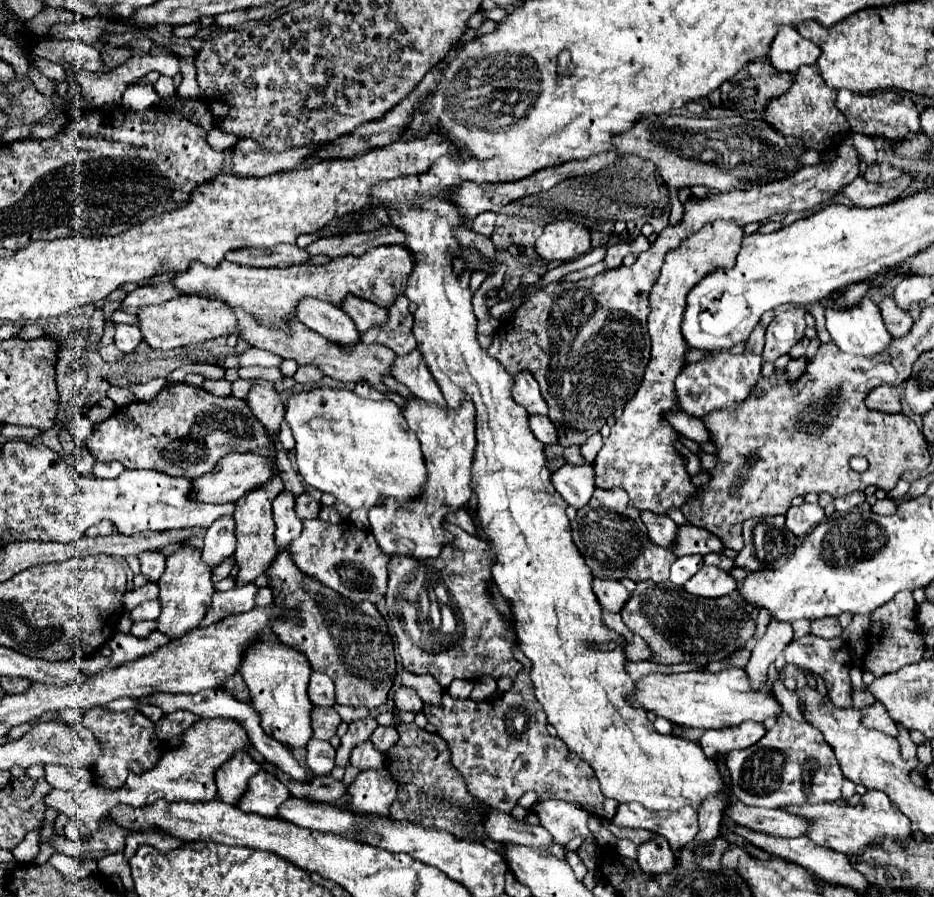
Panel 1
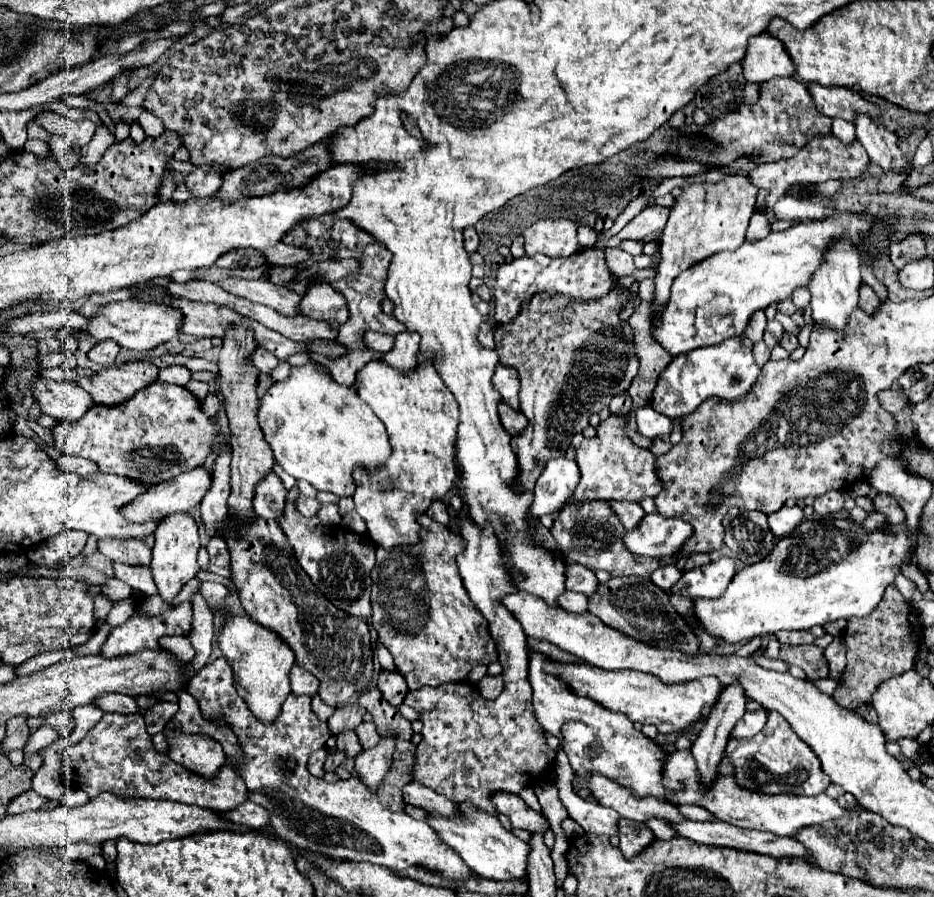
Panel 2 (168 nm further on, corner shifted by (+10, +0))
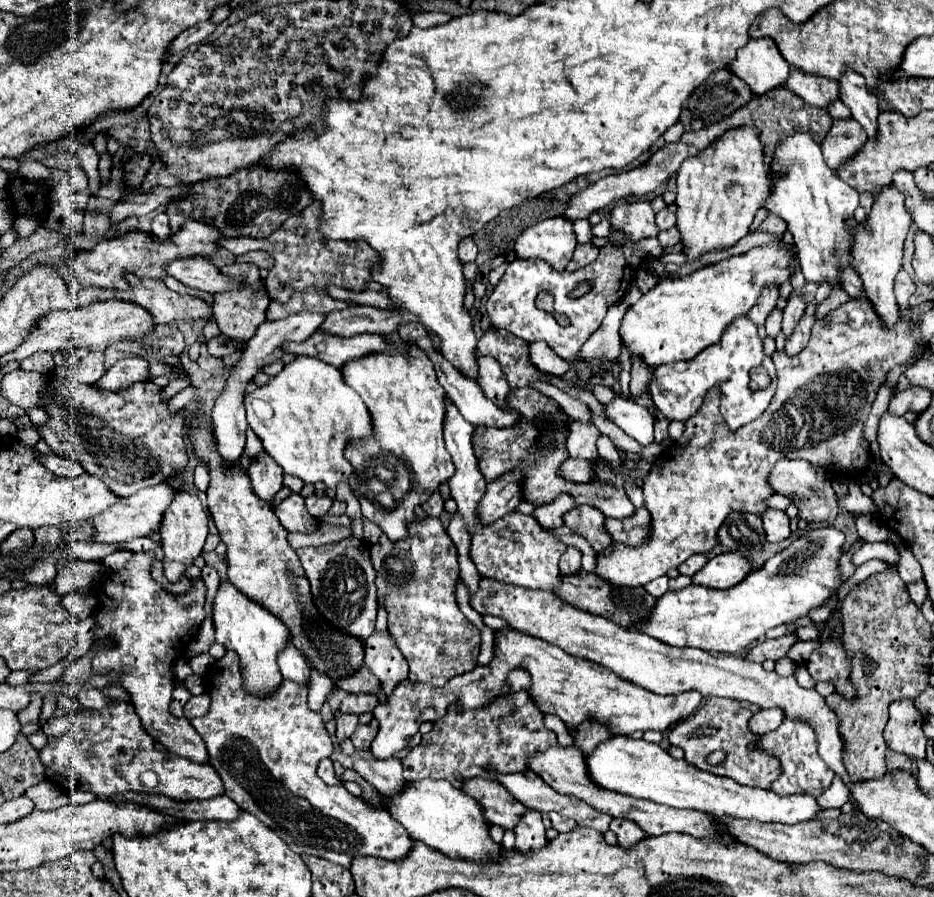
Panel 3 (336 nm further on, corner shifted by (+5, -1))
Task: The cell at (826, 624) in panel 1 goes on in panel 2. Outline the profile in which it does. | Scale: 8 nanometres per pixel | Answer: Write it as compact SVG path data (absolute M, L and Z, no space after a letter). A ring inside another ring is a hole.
M778 631L776 639L780 645L808 645L814 641L810 631Z

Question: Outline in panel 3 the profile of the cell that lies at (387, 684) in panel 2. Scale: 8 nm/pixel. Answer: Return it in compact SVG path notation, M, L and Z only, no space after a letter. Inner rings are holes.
M373 632L365 642L365 666L381 680L385 694L391 694L407 680L409 666L389 634Z

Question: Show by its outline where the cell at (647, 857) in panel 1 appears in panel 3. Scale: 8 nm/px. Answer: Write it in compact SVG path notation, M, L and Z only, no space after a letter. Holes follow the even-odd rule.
M613 818L611 830L619 838L619 846L625 850L633 850L647 836L635 822L623 820L623 818Z

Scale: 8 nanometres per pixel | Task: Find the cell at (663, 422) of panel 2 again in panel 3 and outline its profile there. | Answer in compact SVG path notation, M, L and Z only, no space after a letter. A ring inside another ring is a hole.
M617 396L609 406L605 406L605 412L611 422L615 422L625 434L635 438L639 444L647 446L653 442L657 418L645 406Z

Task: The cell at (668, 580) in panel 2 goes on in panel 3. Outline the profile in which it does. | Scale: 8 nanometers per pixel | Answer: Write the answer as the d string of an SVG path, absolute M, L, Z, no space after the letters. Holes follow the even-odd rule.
M659 576L659 578L655 578L655 580L651 580L649 584L645 584L645 588L647 588L647 592L651 592L655 598L659 598L659 596L663 596L667 590L669 590L669 576Z

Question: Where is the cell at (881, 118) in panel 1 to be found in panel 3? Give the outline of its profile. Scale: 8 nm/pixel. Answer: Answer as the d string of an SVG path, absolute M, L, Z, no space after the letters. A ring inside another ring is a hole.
M797 68L791 70L785 86L791 92L795 92L799 98L803 98L809 106L815 106L815 108L827 108L835 100L839 100L839 84L835 80L807 76L803 72L797 72Z

